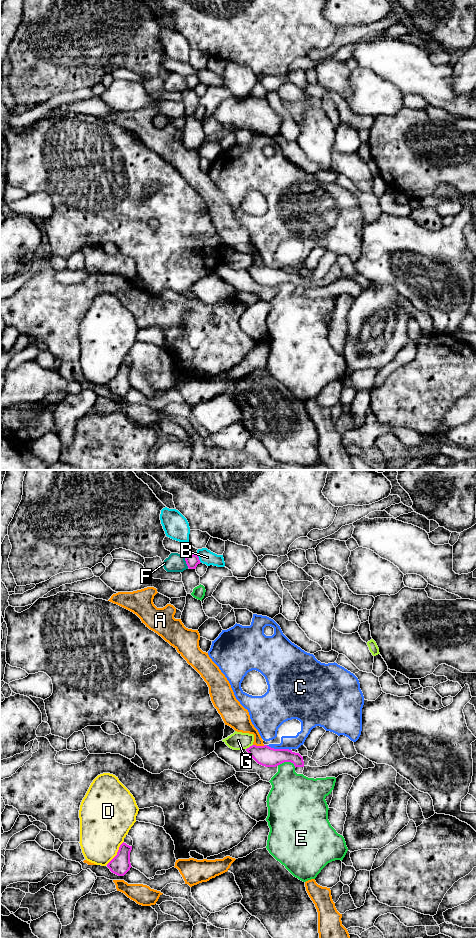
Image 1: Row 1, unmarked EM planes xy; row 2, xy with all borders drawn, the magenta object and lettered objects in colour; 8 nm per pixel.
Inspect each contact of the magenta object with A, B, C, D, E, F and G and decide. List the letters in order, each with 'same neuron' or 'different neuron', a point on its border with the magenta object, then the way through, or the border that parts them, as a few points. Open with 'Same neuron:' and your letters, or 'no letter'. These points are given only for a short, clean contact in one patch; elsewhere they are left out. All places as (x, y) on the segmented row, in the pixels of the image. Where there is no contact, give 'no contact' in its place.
Same neuron: no letter
A: different neuron; meets magenta in xy at (259, 746)
B: different neuron; meets magenta in xy at (198, 558)
C: different neuron; meets magenta in xy at (278, 749); border along xy (266, 745), (272, 748), (288, 748), (290, 750)
D: different neuron; meets magenta in xy at (117, 853)
E: different neuron; meets magenta in xy at (287, 761)
F: different neuron; meets magenta in xy at (186, 562); border along xy (184, 557), (188, 567)
G: different neuron; meets magenta in xy at (250, 746)

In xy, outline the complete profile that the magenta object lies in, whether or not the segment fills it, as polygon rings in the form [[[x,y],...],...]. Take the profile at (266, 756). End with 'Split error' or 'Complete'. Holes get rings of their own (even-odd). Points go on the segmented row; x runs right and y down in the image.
[[[252,745],[246,749],[249,755],[260,765],[276,767],[284,762],[291,762],[296,767],[304,767],[303,757],[289,749],[274,749],[267,745]]]. Complete

